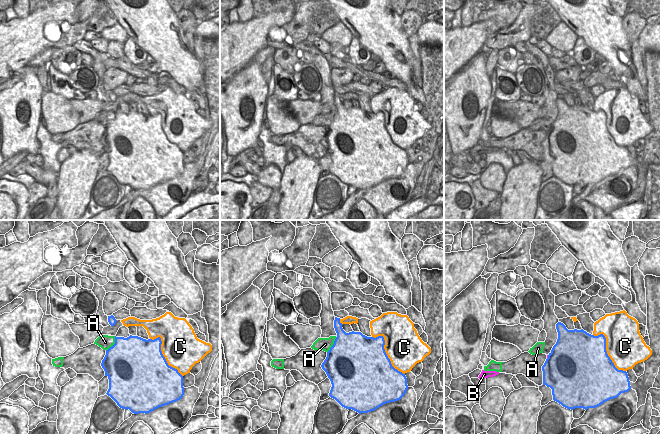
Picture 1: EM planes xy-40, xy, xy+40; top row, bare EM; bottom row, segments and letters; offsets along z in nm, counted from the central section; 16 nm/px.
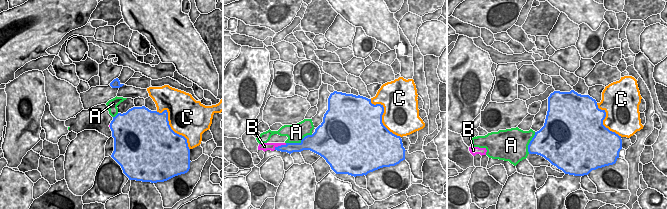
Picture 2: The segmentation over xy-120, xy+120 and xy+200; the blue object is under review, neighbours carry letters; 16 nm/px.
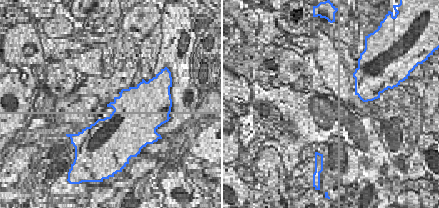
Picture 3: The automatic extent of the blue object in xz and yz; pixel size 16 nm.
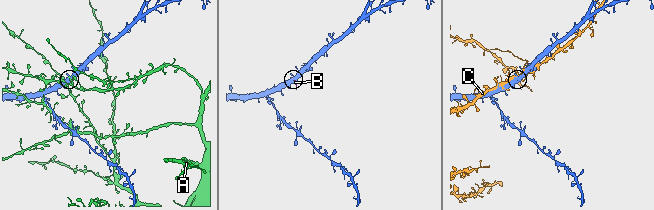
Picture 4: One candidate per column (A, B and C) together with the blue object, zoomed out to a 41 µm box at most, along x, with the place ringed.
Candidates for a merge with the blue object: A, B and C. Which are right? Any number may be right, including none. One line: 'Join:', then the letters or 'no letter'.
Join: no letter.

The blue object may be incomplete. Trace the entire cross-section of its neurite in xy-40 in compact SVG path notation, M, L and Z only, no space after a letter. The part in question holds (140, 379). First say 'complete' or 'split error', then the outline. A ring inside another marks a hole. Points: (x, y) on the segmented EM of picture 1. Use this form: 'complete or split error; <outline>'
complete; M130 335L127 338L116 337L115 344L106 350L106 355L101 366L105 371L105 376L109 379L109 389L107 395L110 396L122 409L129 409L134 414L150 413L155 409L168 405L182 399L184 395L183 376L177 369L168 365L161 351L161 338L154 340L143 339Z

